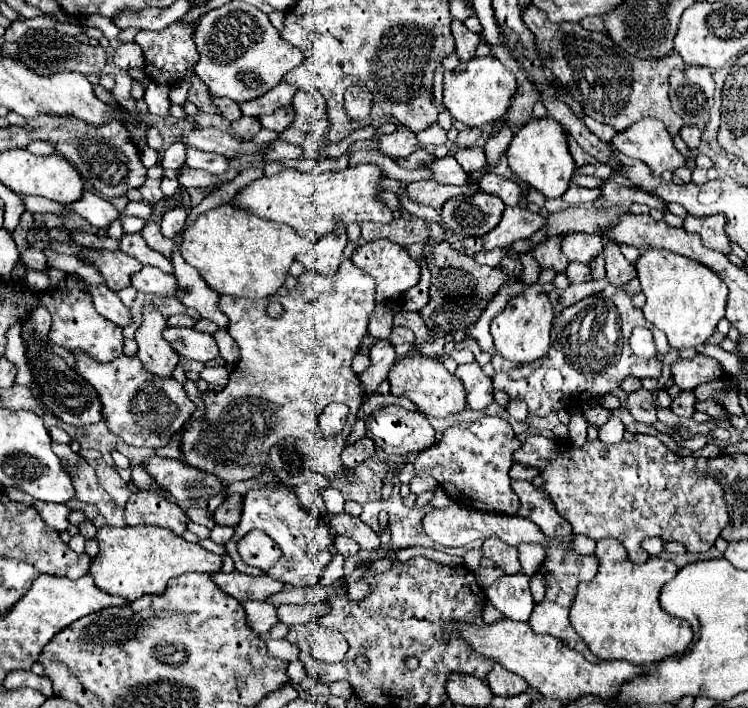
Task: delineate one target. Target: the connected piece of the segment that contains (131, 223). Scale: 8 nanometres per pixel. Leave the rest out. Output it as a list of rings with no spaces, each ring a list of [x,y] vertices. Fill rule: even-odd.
[[[120,217],[122,219],[122,227],[124,227],[124,233],[140,233],[142,227],[144,227],[144,219],[140,217]]]

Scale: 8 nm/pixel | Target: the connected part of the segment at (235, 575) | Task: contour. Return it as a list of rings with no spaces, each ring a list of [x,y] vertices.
[[[232,571],[232,573],[216,573],[214,583],[228,593],[230,597],[238,599],[238,601],[266,601],[270,595],[278,593],[284,589],[284,583],[276,581],[276,579],[268,579],[268,577],[252,577],[252,575],[244,575],[240,571]]]

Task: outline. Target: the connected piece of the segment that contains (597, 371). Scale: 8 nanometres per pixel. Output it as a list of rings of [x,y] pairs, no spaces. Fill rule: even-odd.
[[[638,279],[628,283],[628,289],[620,289],[608,285],[602,293],[586,297],[562,313],[558,313],[552,321],[552,343],[546,357],[536,359],[526,365],[518,365],[510,373],[496,373],[492,383],[496,389],[508,393],[510,399],[522,399],[528,405],[530,415],[546,417],[560,409],[582,407],[594,397],[606,395],[610,389],[618,389],[618,383],[626,377],[658,377],[660,375],[660,359],[642,359],[636,357],[628,345],[628,337],[634,327],[648,327],[654,333],[658,349],[670,349],[666,335],[652,327],[632,305],[632,297],[640,291]],[[602,327],[612,327],[612,343],[606,339],[606,333],[600,333]]]

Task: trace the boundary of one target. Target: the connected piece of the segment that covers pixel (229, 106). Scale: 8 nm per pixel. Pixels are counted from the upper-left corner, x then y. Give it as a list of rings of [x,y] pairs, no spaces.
[[[212,97],[212,101],[218,105],[218,109],[220,109],[220,113],[222,113],[222,117],[224,119],[228,119],[228,121],[236,121],[236,119],[240,119],[242,117],[242,113],[240,113],[240,107],[238,107],[238,103],[236,101],[230,101],[230,99],[218,99],[218,97]]]

